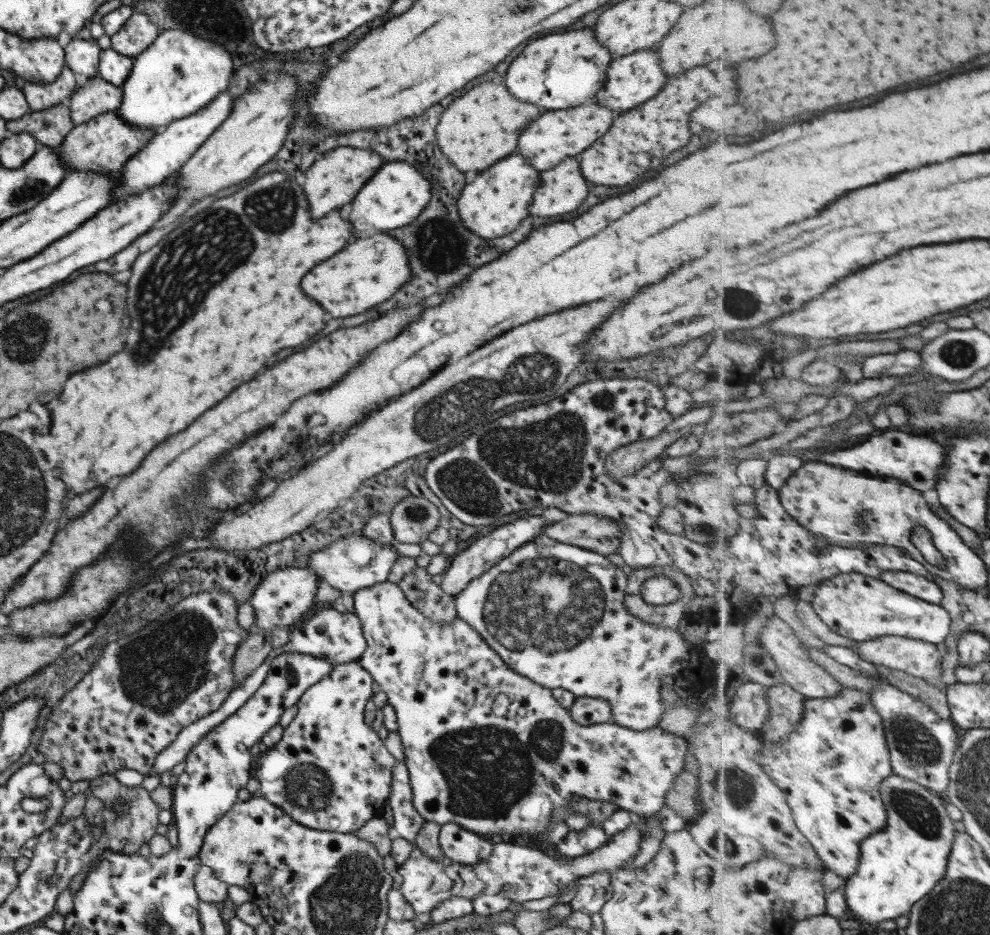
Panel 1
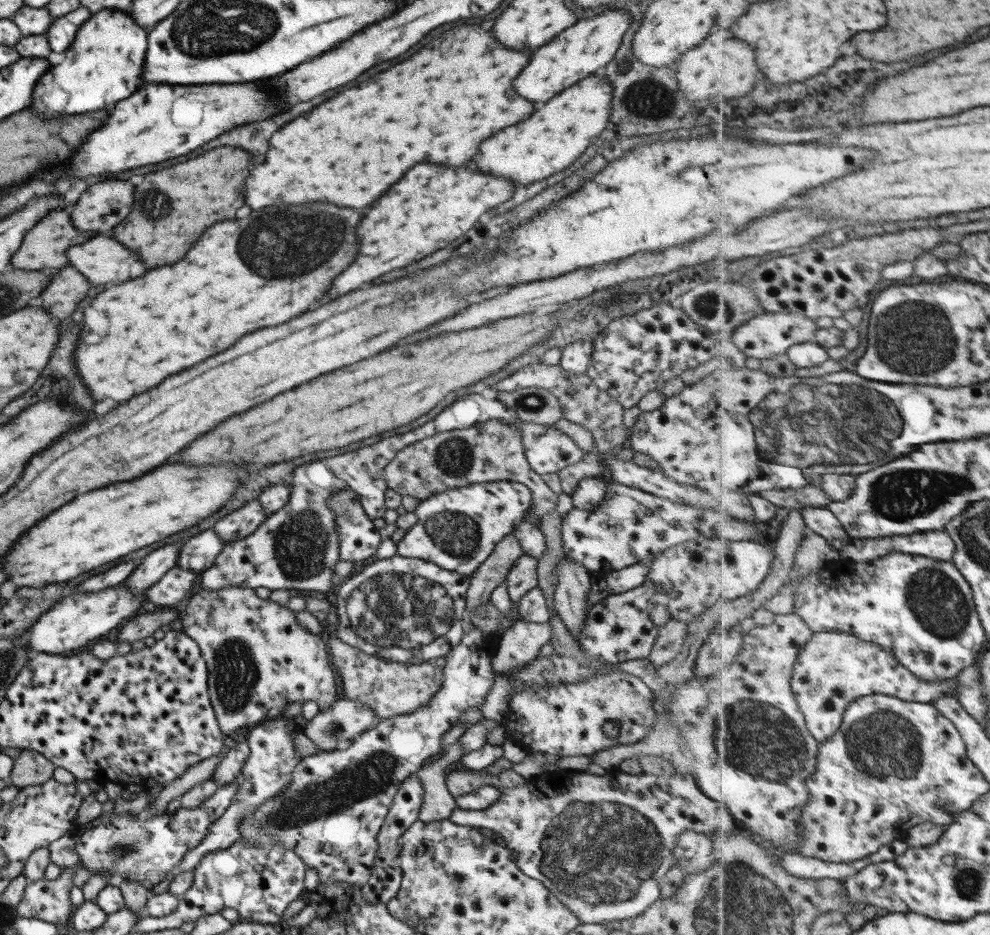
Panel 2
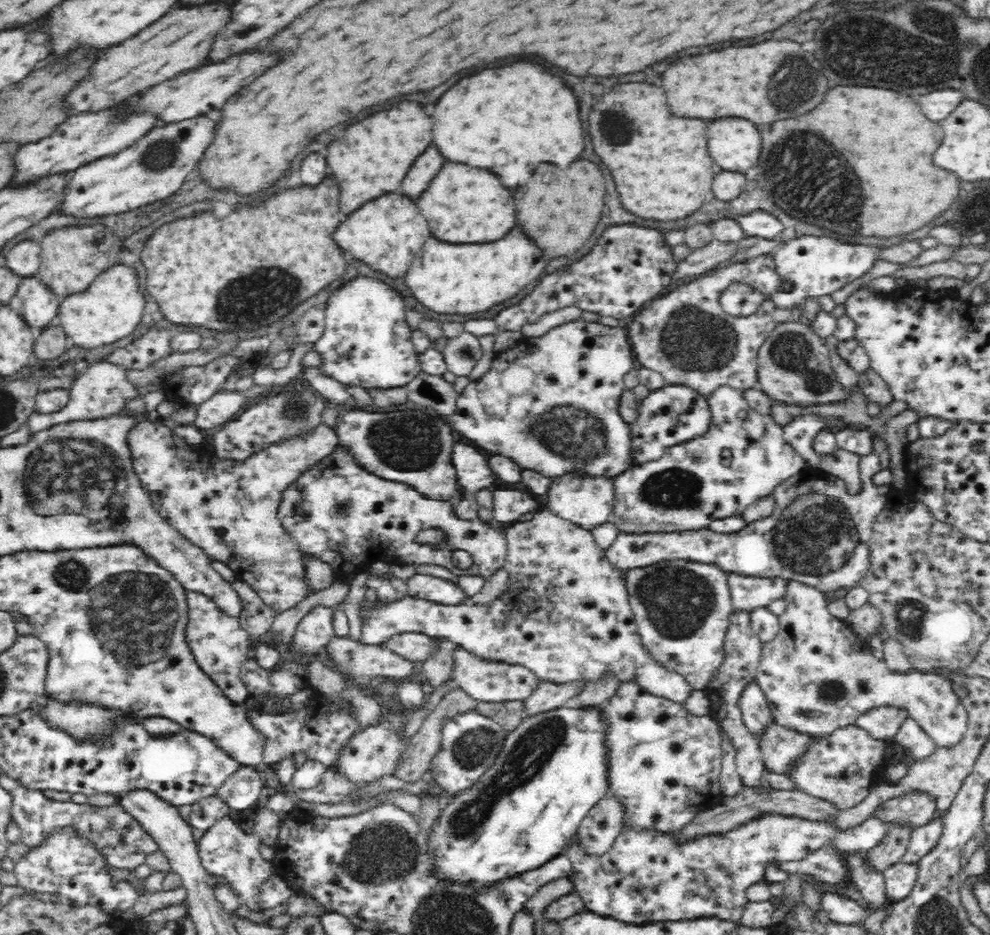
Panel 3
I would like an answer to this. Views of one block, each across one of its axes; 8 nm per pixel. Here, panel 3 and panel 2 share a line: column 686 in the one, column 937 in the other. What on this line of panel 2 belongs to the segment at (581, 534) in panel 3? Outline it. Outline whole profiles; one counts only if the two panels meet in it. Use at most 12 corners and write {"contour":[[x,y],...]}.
{"contour":[[815,632],[792,678],[820,742],[858,698],[957,697],[892,651],[846,632]]}

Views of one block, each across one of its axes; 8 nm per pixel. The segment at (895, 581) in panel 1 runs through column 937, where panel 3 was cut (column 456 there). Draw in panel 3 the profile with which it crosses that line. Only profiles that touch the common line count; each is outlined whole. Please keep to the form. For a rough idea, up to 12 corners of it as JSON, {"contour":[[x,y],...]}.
{"contour":[[416,574],[408,595],[438,604],[462,604],[468,596],[458,583]]}

